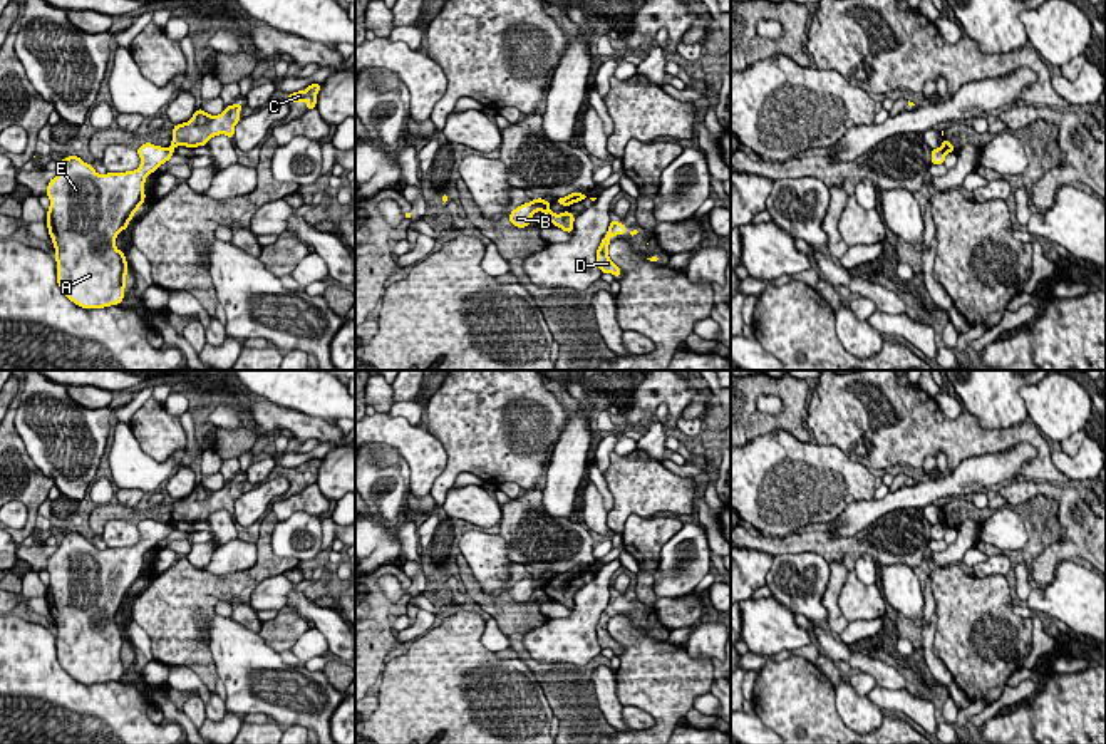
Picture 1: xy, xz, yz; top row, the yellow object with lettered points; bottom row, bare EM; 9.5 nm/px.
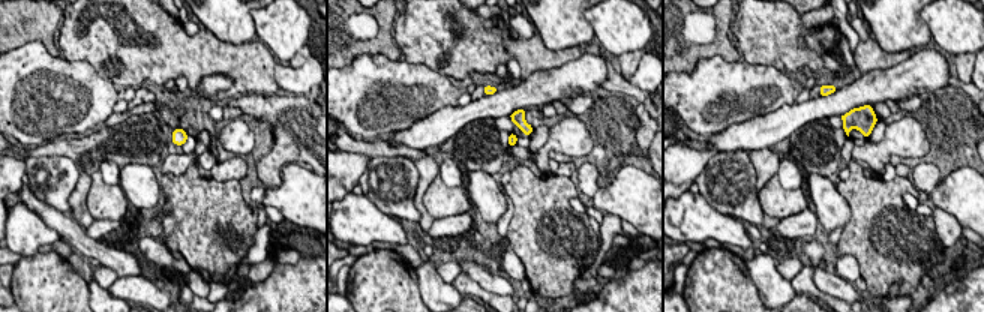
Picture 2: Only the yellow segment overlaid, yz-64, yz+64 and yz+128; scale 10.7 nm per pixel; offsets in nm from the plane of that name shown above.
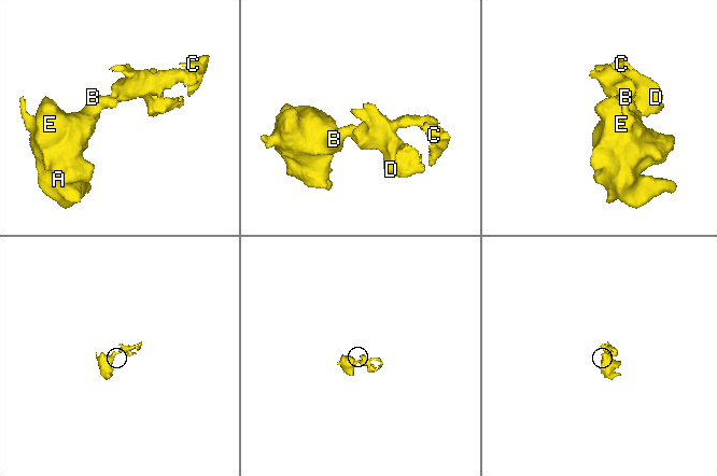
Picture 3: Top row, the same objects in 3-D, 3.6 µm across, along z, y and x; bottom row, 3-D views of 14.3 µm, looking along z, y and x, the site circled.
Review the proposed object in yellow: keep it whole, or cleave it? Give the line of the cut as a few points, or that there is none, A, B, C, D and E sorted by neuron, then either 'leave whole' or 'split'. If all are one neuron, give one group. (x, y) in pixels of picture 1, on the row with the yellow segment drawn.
cut xy (170, 148), (173, 151); groups A B E / C D; split

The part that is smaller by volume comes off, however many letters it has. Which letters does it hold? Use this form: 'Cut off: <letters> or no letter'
Cut off: C, D

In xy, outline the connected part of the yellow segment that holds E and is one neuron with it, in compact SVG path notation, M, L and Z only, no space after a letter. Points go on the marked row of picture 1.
M152 142L136 151L141 158L137 169L107 174L97 174L92 164L67 156L59 163L59 173L47 186L45 196L50 206L45 223L55 248L57 283L70 302L87 310L122 302L129 270L124 251L116 248L116 238L146 199L144 179L174 154L171 147Z

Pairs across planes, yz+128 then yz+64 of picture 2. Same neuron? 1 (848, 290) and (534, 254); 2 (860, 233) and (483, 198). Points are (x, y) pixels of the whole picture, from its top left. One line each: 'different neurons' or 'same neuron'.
1: different neurons
2: different neurons

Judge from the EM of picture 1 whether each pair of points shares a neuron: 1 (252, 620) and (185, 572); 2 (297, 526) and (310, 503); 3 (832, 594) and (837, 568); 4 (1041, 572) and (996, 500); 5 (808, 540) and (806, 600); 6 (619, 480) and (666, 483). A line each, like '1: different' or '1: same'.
1: different
2: different
3: same
4: different
5: different
6: same

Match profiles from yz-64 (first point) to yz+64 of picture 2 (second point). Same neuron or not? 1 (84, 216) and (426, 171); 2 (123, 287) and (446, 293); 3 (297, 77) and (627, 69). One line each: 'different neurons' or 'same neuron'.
1: same neuron
2: different neurons
3: different neurons

